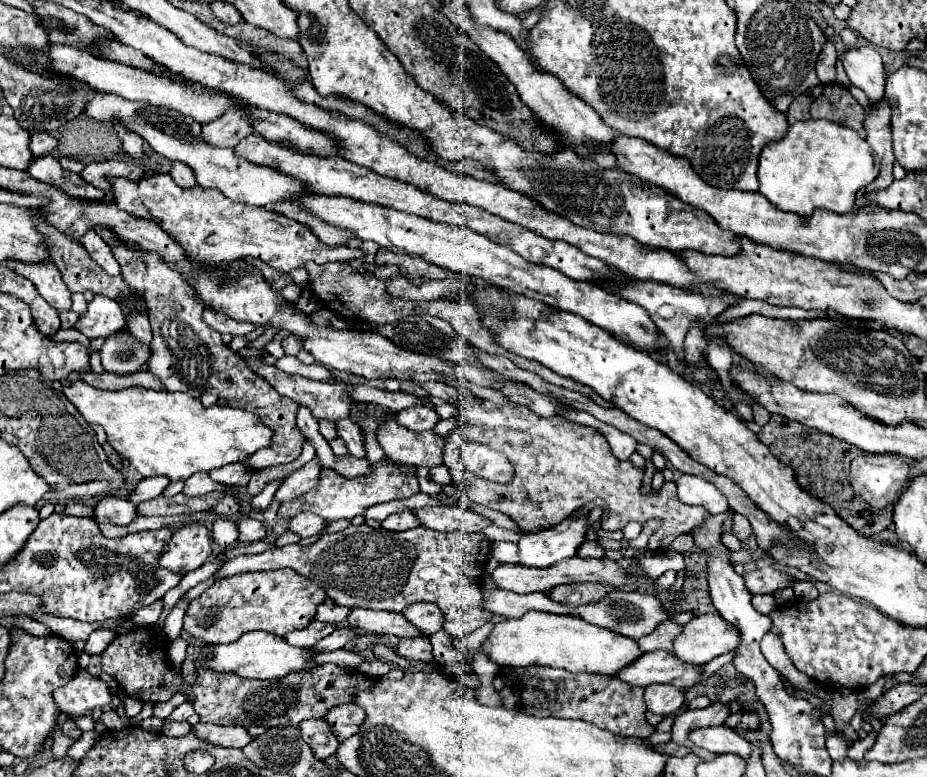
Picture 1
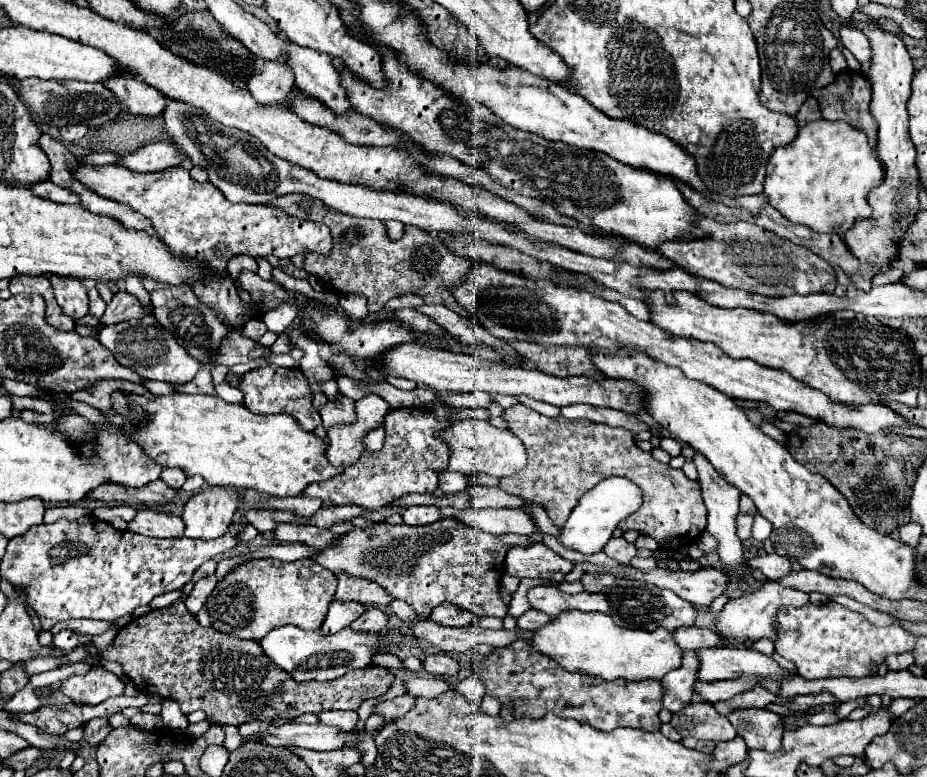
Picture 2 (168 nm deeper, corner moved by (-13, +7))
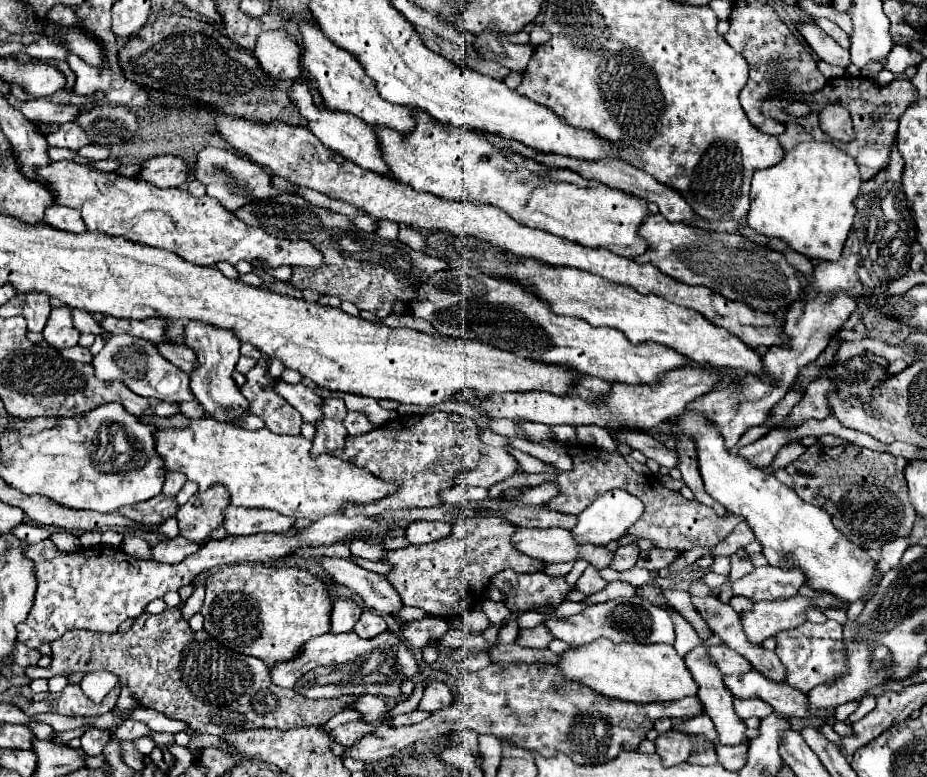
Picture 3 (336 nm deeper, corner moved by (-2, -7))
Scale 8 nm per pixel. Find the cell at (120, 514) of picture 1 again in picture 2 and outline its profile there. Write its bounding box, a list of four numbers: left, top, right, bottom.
[127,509,183,539]

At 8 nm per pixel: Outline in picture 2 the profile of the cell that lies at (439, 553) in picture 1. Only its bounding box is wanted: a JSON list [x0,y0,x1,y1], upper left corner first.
[315,517,533,619]

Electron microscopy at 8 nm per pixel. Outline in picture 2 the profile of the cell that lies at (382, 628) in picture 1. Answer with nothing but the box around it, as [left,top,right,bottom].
[409,621,533,653]

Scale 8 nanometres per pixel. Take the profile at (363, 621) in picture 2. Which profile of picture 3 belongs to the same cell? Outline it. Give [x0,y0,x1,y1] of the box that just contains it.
[354,611,386,639]

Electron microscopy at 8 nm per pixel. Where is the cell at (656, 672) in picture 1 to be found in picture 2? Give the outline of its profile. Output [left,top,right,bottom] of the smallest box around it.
[697,647,791,681]

